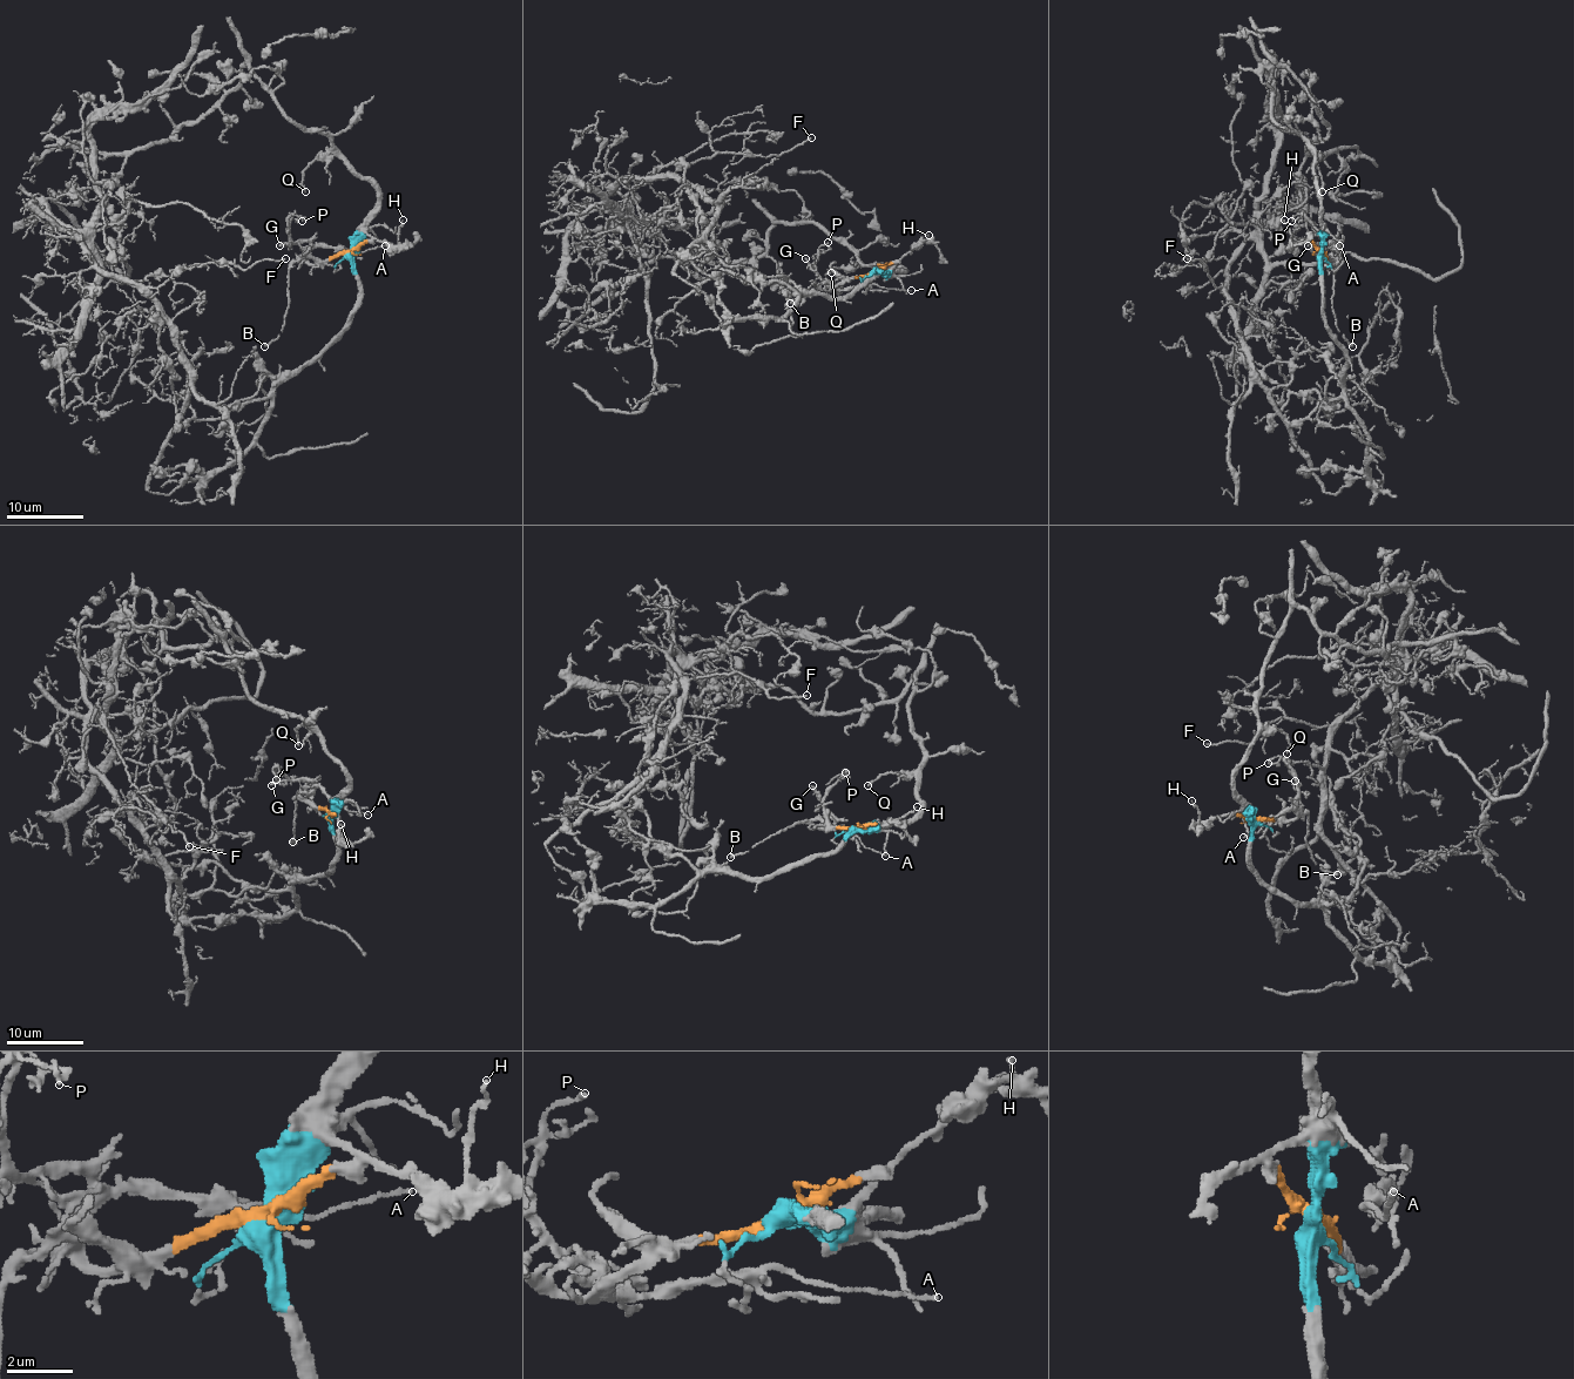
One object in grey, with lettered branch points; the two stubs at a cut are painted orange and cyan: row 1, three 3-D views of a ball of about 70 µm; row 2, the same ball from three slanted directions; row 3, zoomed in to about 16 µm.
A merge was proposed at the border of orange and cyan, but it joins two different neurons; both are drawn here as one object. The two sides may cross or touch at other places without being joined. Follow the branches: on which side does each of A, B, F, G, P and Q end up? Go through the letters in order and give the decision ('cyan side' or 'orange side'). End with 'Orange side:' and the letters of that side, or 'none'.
A: orange side
B: orange side
F: cyan side
G: orange side
P: orange side
Q: cyan side
Orange side: A, B, G, P

